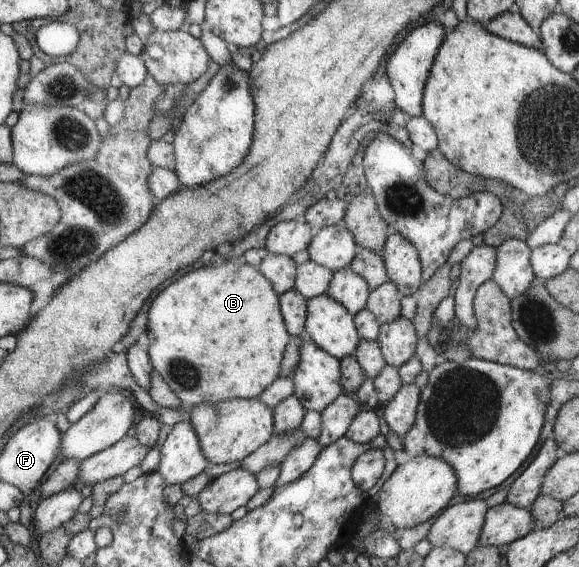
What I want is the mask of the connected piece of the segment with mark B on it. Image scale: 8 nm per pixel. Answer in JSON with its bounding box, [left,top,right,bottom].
[147,260,291,410]

